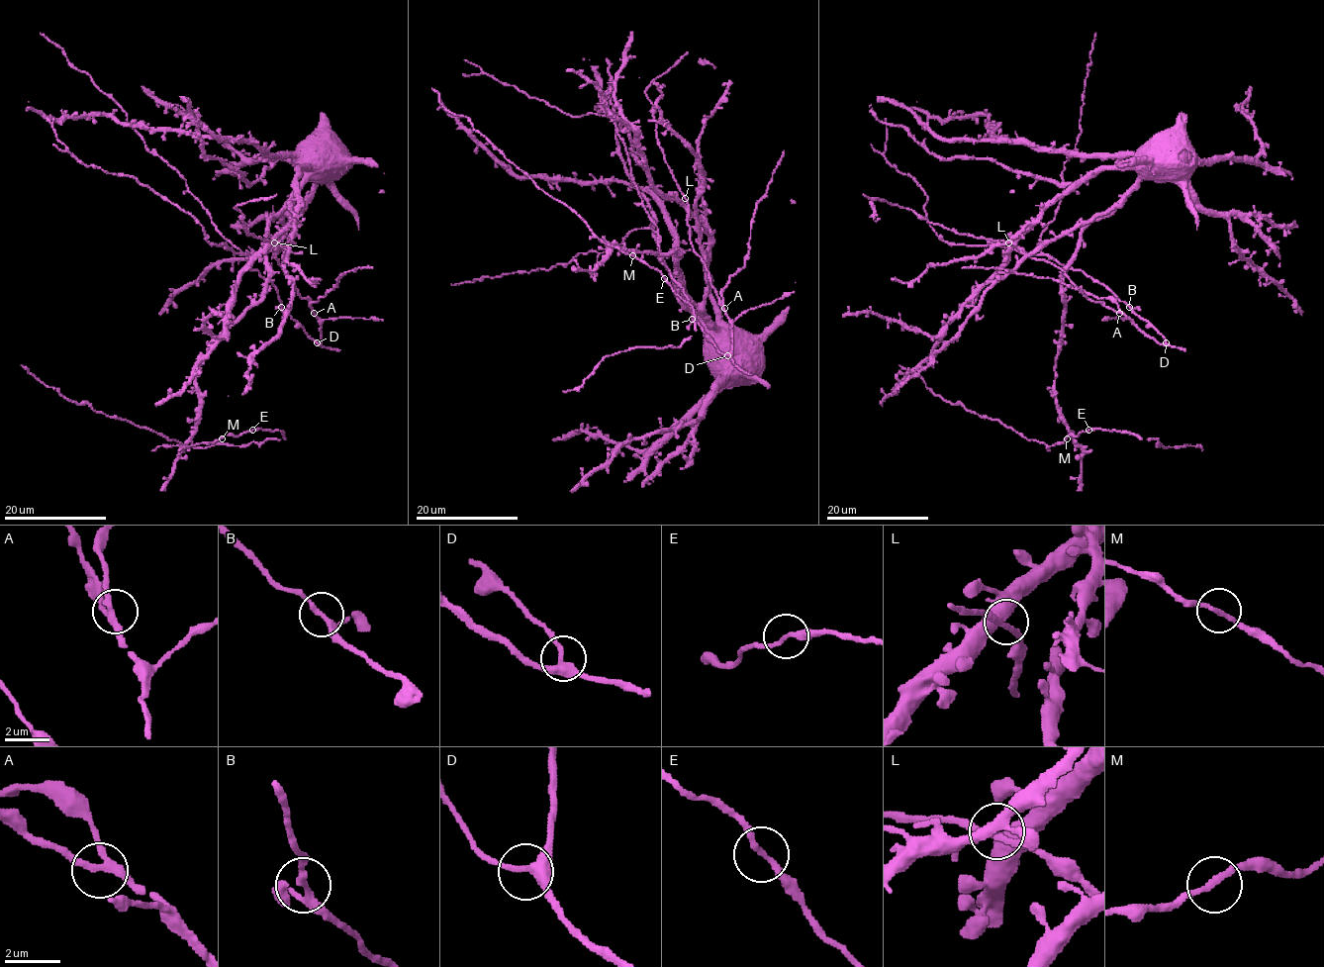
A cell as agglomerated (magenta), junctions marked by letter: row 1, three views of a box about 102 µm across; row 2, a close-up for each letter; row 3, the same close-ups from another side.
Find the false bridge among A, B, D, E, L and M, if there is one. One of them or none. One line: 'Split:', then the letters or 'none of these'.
Split: none of these

